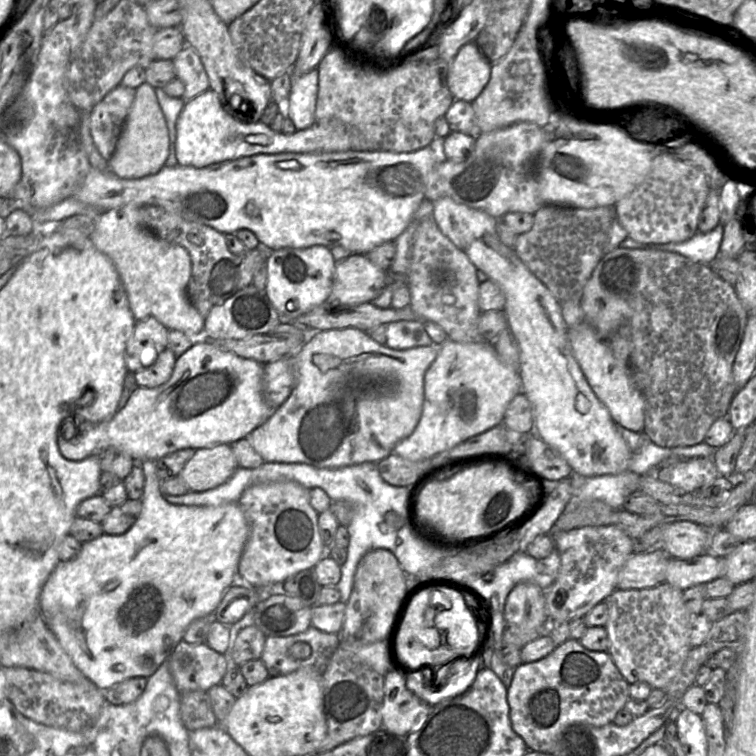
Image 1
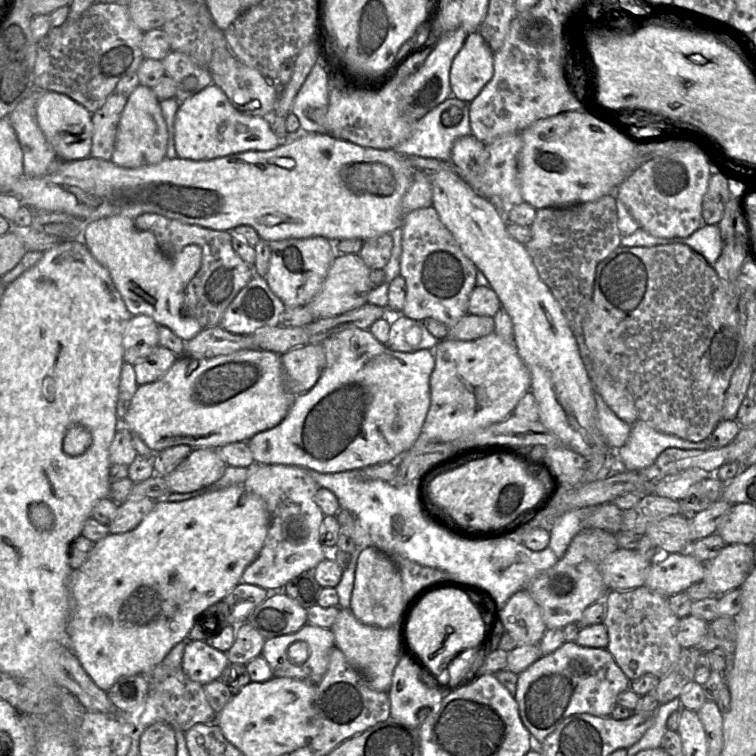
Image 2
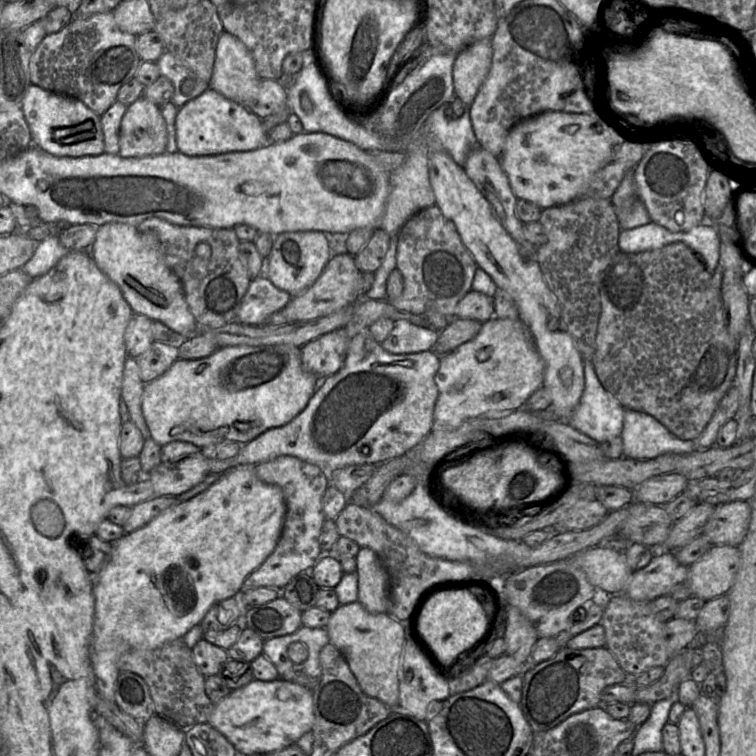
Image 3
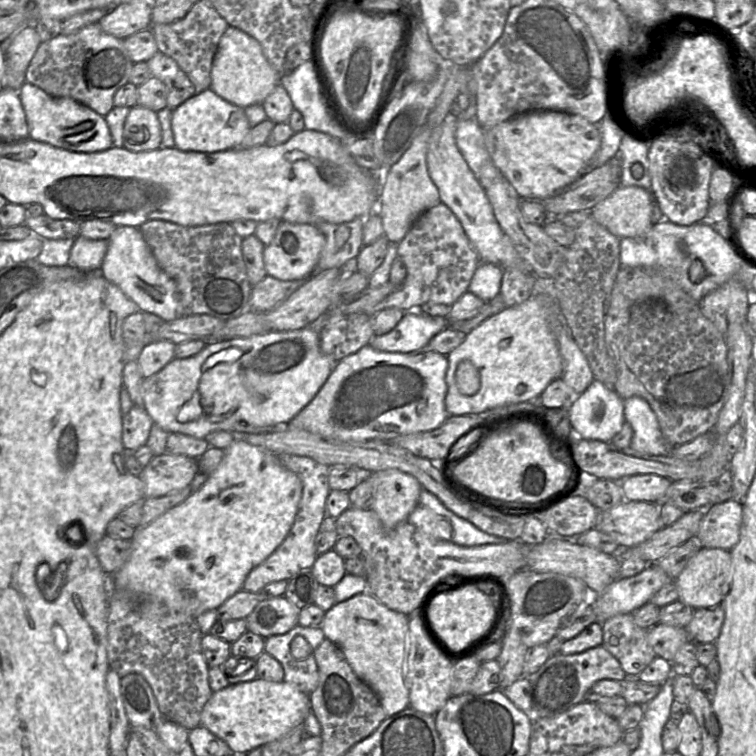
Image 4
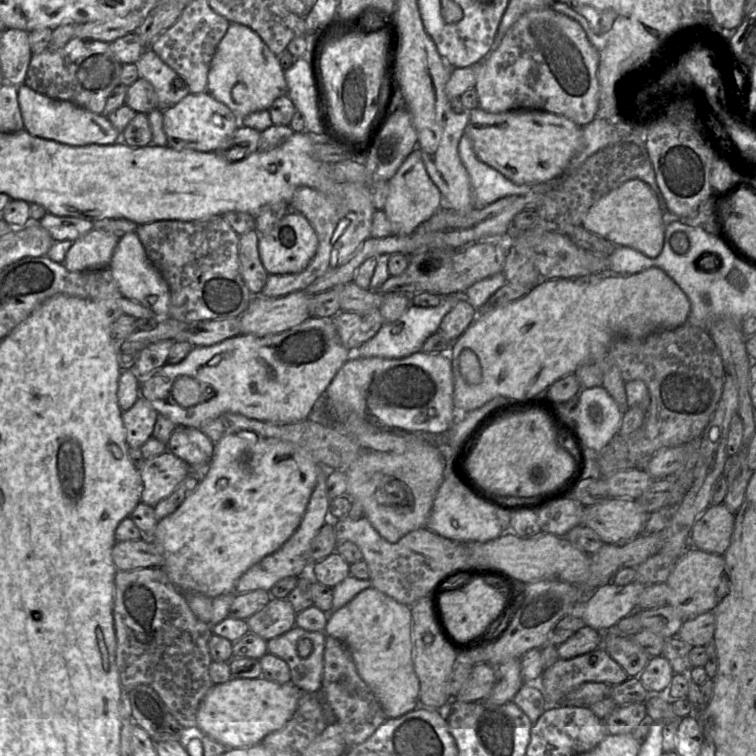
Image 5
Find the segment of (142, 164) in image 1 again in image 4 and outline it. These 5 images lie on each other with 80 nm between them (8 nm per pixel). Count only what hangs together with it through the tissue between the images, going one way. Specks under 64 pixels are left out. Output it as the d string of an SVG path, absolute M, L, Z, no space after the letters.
M136 105L125 120L123 147L131 152L156 150L161 146L162 130L157 113Z

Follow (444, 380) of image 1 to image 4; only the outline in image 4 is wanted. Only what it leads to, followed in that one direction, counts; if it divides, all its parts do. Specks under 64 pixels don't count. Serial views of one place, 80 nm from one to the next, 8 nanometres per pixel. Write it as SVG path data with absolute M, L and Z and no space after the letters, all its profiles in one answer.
M532 294L523 303L506 307L466 334L465 340L448 355L445 408L449 416L460 416L537 399L545 388L561 377L563 358L550 324L552 297Z

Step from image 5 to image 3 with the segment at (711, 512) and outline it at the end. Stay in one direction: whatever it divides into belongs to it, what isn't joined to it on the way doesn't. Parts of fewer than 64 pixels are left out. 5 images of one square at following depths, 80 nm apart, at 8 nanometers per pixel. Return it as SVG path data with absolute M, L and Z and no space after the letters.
M735 500L715 506L704 536L713 546L738 546L745 539L751 519L749 501Z

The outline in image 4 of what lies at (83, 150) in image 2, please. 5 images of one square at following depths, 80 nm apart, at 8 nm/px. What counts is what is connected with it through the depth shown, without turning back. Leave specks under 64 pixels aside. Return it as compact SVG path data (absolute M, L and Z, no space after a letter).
M24 82L20 90L29 130L29 138L74 152L99 152L113 147L105 117L69 97L55 97L36 85Z

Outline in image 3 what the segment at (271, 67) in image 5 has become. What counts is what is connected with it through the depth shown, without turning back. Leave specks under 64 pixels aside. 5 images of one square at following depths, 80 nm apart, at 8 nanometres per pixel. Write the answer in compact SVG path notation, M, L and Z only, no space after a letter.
M223 31L216 47L210 87L224 97L247 106L247 101L257 92L261 79L245 44Z

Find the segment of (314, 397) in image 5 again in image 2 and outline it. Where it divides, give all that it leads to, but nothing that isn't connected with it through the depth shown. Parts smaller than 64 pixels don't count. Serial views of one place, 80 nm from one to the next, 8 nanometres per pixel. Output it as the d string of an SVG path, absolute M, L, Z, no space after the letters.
M240 350L232 354L218 355L210 358L195 358L190 354L178 356L171 368L159 380L138 385L138 388L129 403L124 418L120 421L120 427L126 427L133 435L137 435L150 449L160 452L176 445L188 445L193 449L219 449L229 443L248 441L255 434L271 429L280 424L287 416L295 395L286 387L285 374L281 362L281 355L265 350Z

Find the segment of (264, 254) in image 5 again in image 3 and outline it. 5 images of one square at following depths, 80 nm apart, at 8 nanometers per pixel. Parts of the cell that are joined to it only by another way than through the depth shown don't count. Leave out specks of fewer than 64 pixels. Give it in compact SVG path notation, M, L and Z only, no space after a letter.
M321 231L284 232L274 236L271 252L265 260L264 275L278 289L294 297L308 289L319 278L330 259L325 233Z

